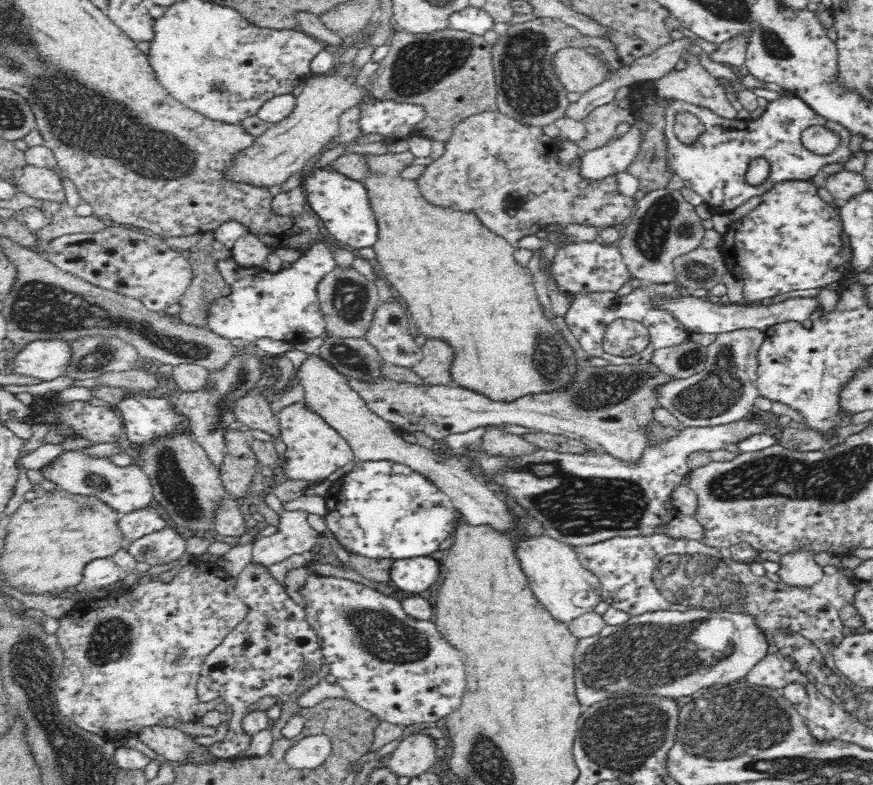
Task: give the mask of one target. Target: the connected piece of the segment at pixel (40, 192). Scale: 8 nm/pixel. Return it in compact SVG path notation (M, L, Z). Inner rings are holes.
M26 165L14 172L14 179L16 189L32 198L66 202L62 176L58 170Z

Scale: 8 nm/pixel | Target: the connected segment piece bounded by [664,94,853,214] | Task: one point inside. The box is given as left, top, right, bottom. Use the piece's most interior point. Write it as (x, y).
(714, 166)

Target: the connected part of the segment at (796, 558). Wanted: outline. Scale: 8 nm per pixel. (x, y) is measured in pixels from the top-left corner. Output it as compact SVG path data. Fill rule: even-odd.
M796 548L780 557L780 580L790 586L812 586L823 576L822 566L814 561L814 550Z

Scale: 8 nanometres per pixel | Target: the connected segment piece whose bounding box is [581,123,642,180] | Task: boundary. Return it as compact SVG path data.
M638 123L619 138L610 139L604 146L581 155L581 174L588 180L606 178L616 172L624 172L638 156L642 144L642 130Z

